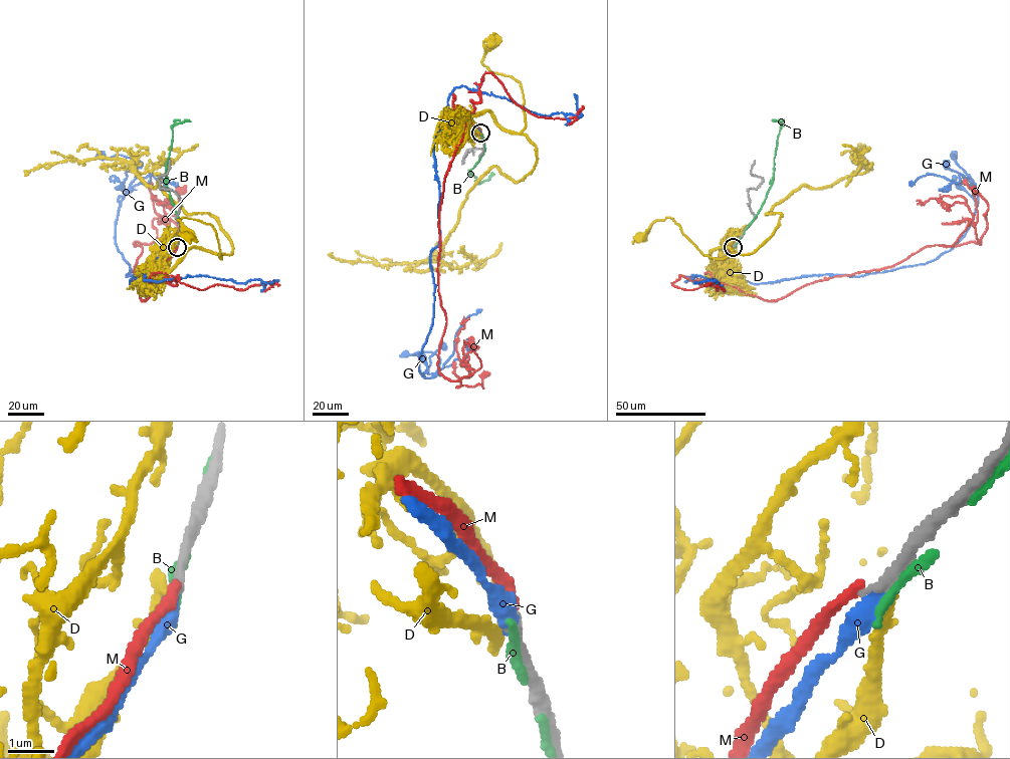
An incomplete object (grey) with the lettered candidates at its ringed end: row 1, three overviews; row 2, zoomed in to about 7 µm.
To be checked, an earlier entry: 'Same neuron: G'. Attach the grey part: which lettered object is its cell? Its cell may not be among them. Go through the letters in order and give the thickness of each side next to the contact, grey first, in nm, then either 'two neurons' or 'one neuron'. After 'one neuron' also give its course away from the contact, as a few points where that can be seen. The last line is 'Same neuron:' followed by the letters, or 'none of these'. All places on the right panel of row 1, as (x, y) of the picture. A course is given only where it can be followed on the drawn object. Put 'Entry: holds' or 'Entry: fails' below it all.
B: 280/280 nm | two neurons
D: 190/340 nm | two neurons
G: 200/440 nm | one neuron | via (733, 248), (720, 272), (752, 283), (863, 276), (933, 261), (965, 234), (978, 200), (954, 155)
M: 180/240 nm | two neurons
Same neuron: G
Entry: holds

